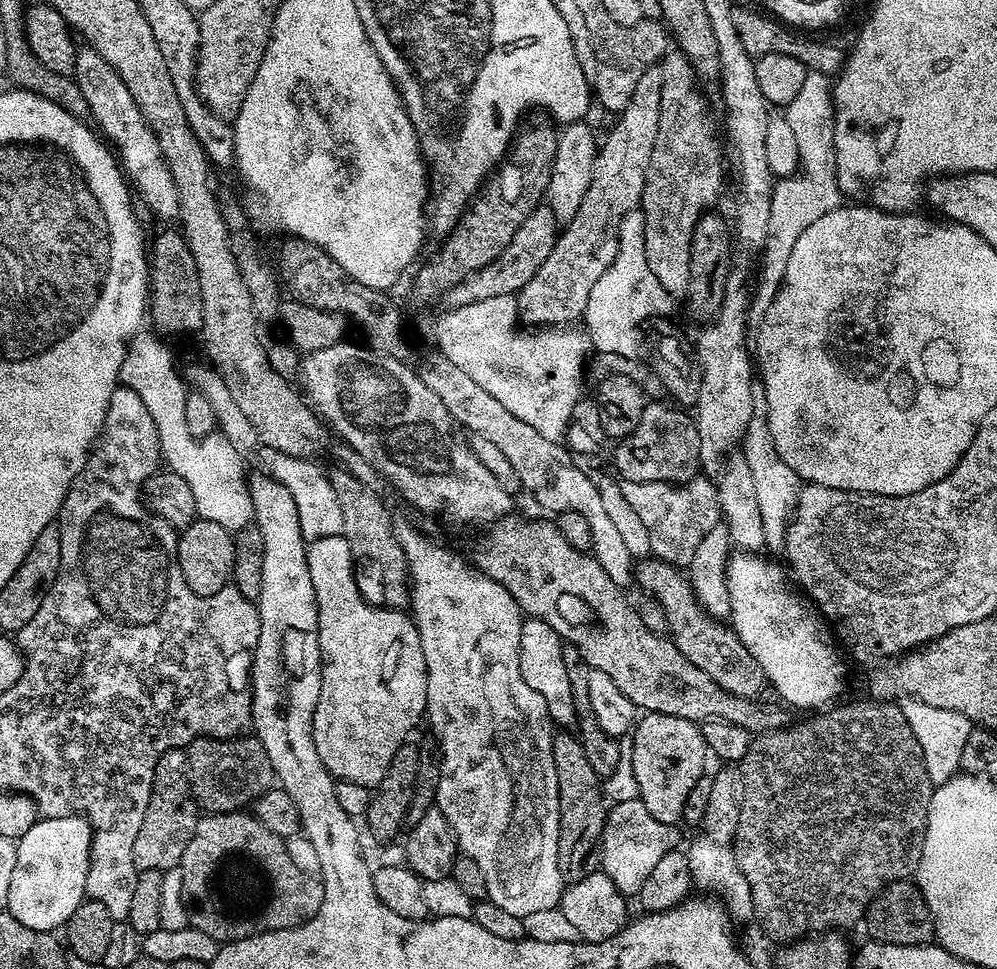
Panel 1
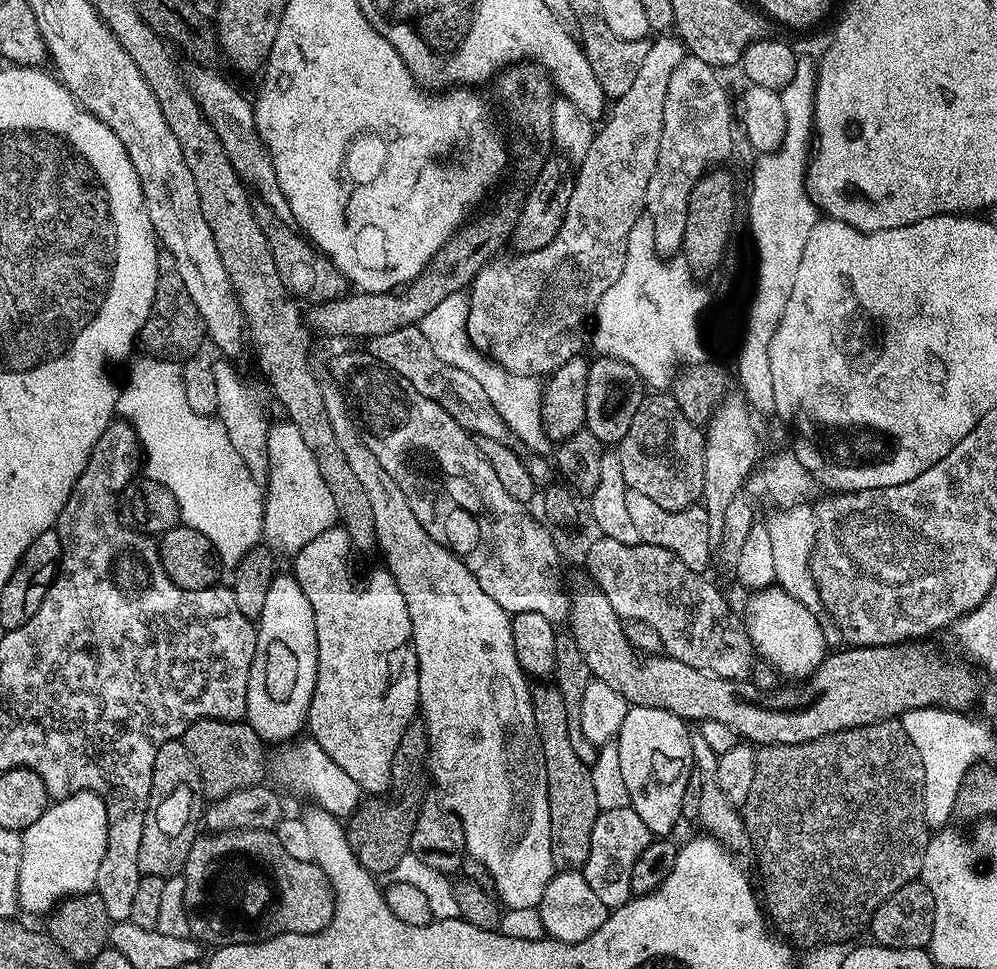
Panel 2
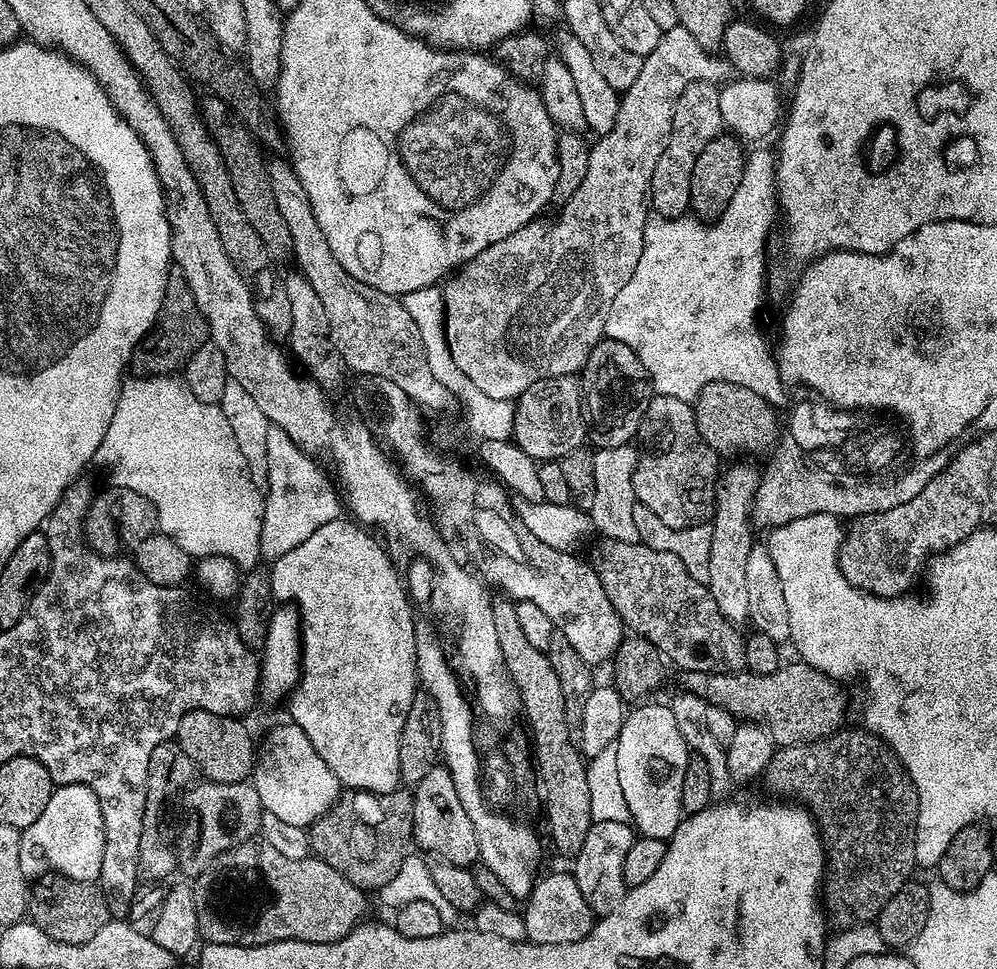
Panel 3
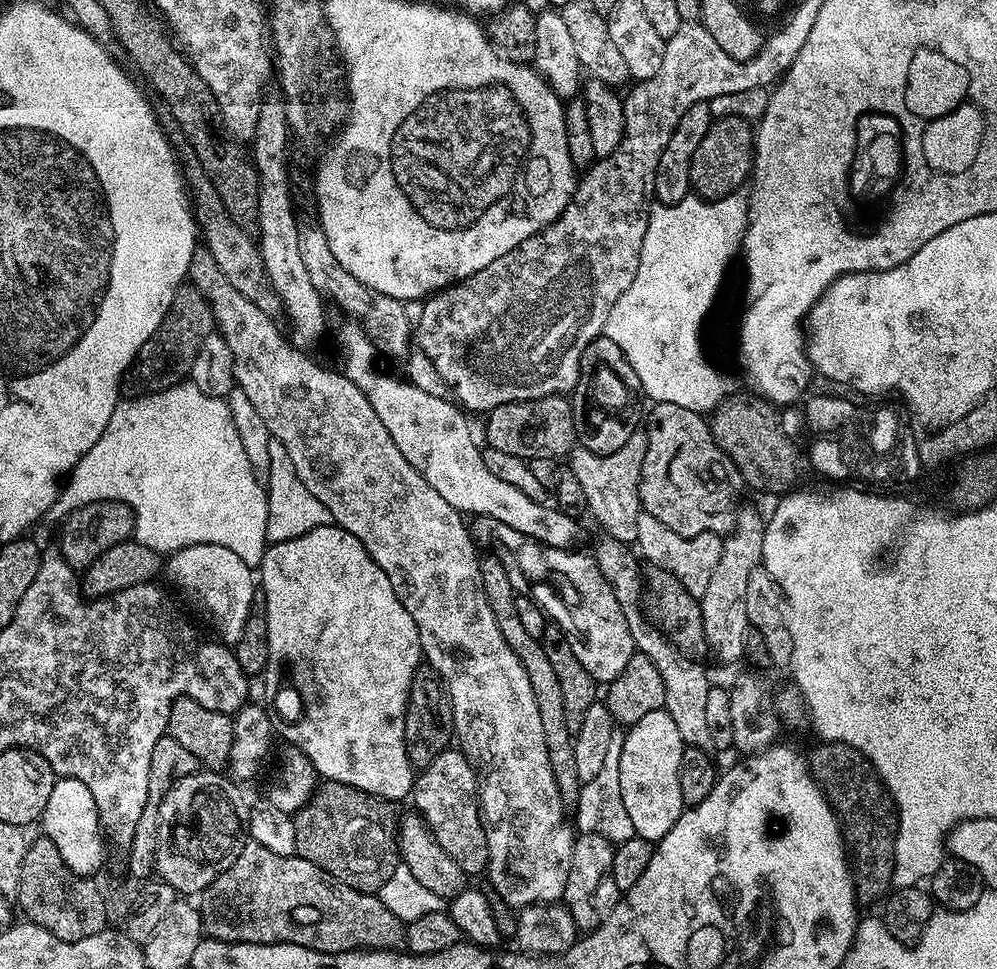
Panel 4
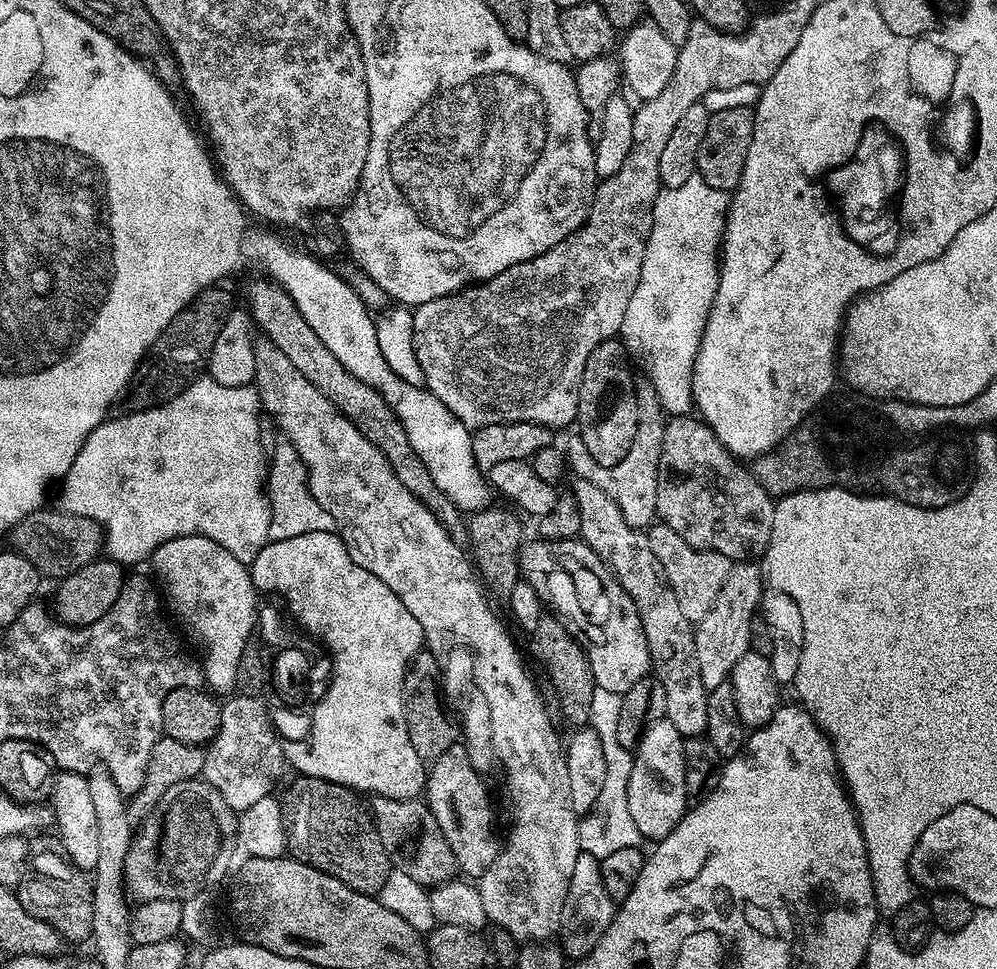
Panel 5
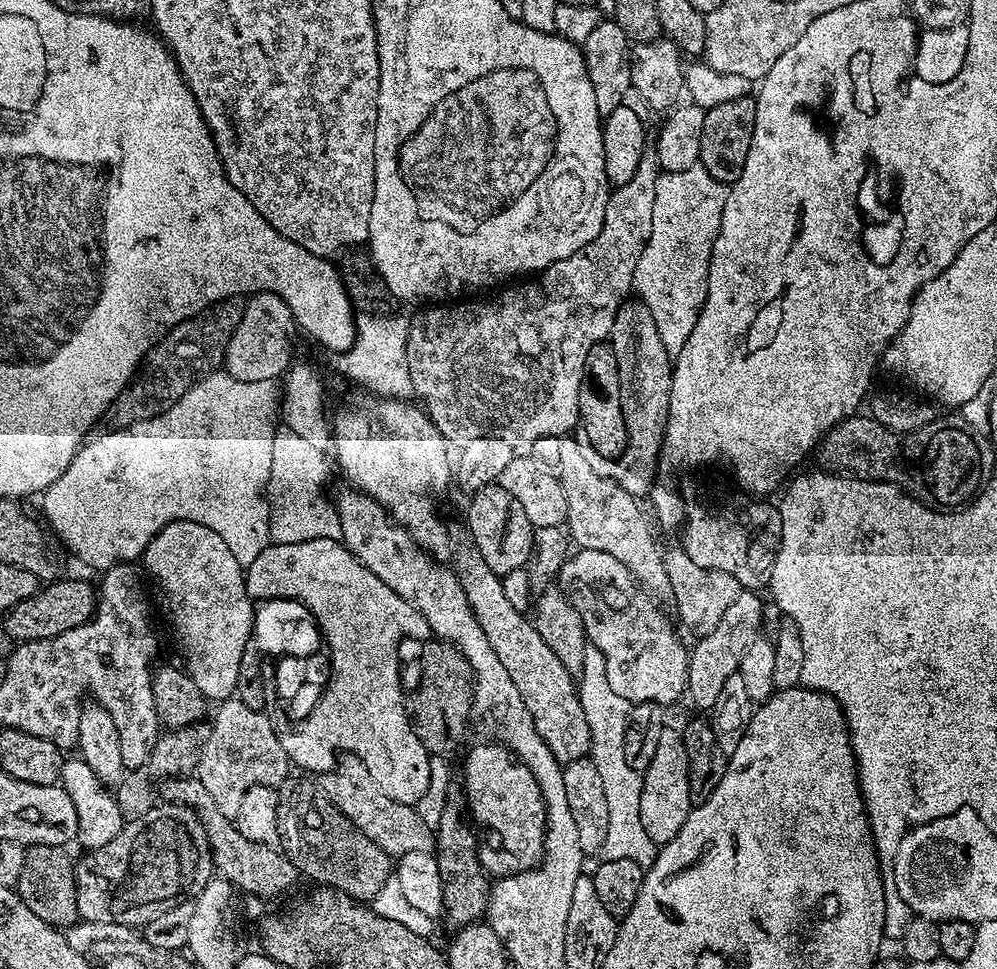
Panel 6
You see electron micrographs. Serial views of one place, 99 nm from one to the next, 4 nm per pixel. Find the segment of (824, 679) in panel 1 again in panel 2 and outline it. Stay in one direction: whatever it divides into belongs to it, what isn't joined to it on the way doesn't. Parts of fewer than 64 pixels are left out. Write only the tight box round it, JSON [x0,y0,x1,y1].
[746,586,829,681]

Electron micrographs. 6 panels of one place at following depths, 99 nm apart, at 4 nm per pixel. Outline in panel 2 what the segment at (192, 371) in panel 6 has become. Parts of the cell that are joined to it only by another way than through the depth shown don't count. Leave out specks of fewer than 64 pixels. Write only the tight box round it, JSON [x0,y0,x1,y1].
[138,250,206,362]

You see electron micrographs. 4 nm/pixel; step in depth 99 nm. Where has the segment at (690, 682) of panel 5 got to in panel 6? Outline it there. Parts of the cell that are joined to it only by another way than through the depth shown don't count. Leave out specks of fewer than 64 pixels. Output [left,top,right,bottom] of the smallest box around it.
[558,439,672,597]

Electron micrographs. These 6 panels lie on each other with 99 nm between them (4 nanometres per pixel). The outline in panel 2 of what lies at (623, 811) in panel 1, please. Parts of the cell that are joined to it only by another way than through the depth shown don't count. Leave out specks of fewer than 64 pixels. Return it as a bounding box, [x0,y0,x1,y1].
[582,806,654,910]

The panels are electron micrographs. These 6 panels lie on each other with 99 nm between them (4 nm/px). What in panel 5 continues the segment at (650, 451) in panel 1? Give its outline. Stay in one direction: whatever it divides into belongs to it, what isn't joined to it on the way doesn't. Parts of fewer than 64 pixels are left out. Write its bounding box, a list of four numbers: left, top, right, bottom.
[657,414,776,562]

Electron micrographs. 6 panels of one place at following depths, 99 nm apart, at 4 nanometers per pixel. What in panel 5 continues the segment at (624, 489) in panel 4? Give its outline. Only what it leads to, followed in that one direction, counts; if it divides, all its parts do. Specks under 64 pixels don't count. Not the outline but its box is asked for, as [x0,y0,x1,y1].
[566,386,666,530]

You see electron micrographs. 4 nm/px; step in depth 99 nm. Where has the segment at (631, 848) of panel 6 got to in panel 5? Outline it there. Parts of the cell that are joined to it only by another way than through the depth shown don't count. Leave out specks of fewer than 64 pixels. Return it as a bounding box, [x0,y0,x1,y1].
[580,688,642,861]

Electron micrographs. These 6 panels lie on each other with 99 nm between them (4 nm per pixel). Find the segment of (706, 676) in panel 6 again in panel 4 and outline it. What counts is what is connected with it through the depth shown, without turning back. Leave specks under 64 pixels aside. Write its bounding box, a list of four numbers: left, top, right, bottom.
[699,507,765,664]

